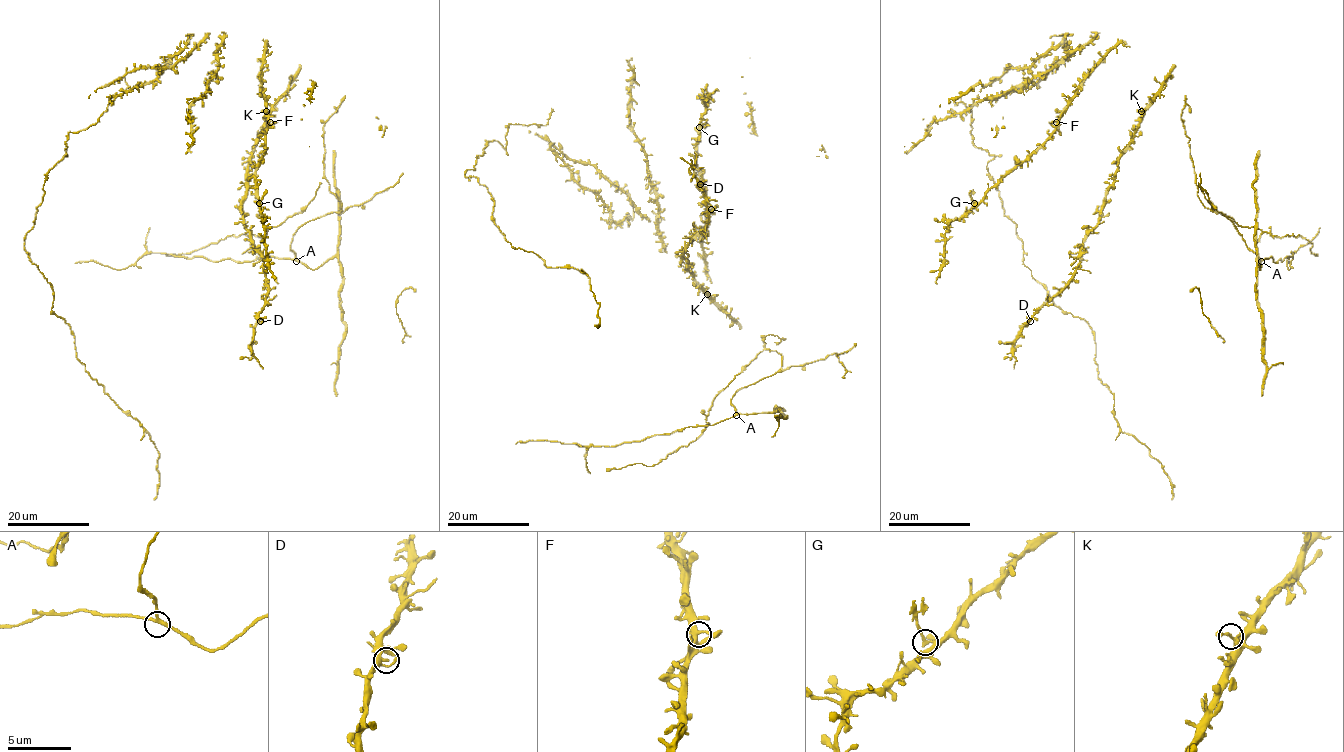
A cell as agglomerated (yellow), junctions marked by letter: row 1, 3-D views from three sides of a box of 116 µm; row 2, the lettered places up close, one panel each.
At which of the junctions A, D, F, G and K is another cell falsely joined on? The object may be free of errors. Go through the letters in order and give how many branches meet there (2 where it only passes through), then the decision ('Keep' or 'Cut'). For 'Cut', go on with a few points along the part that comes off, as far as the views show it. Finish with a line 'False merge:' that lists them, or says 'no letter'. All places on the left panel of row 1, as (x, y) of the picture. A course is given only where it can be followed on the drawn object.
A: Branches: 3. Keep
D: Branches: 3. Keep
F: Branches: 3. Keep
G: Branches: 3. Cut. Course of the part to remove: (259, 204), (266, 189)
K: Branches: 3. Keep
False merge: G

